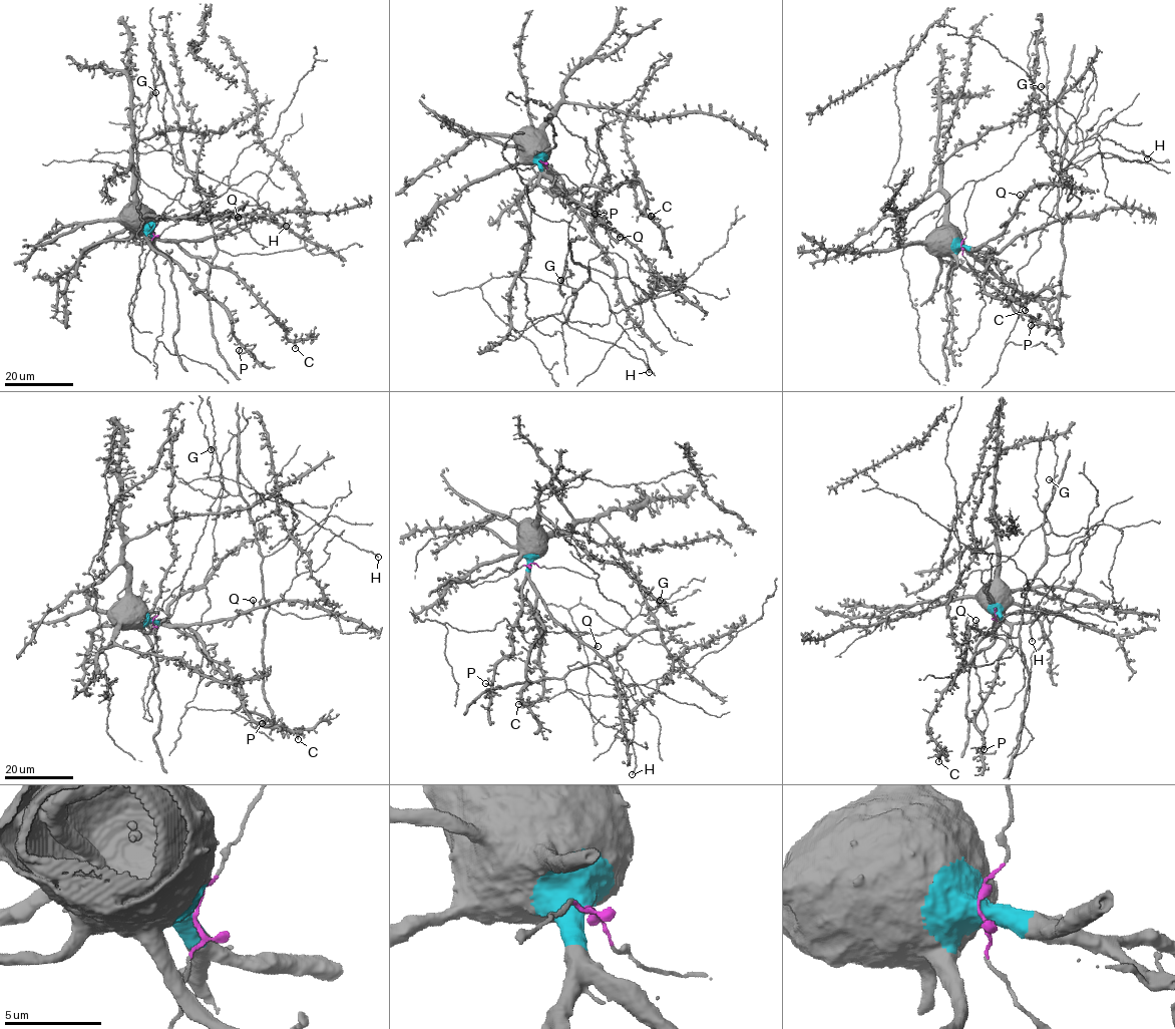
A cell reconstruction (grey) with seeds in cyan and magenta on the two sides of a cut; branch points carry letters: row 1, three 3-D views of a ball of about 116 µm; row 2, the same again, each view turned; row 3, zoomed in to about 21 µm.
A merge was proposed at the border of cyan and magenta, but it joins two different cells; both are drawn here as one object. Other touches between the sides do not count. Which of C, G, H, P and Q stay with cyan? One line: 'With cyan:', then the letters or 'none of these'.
With cyan: C, P, Q

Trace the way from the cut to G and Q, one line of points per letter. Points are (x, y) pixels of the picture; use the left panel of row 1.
G: (153, 231), (162, 211), (183, 189), (185, 180), (174, 169), (155, 93)
Q: (152, 231), (159, 239), (197, 242), (230, 229), (237, 224), (238, 217)

